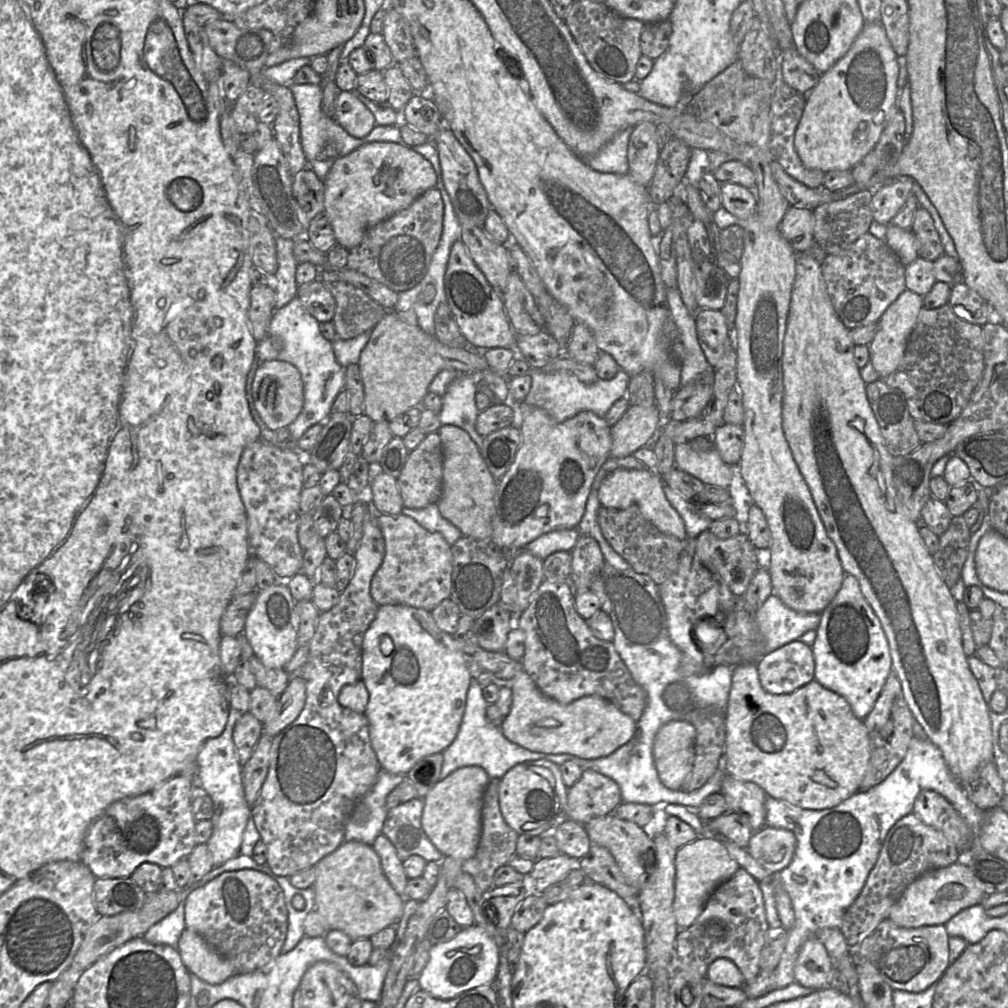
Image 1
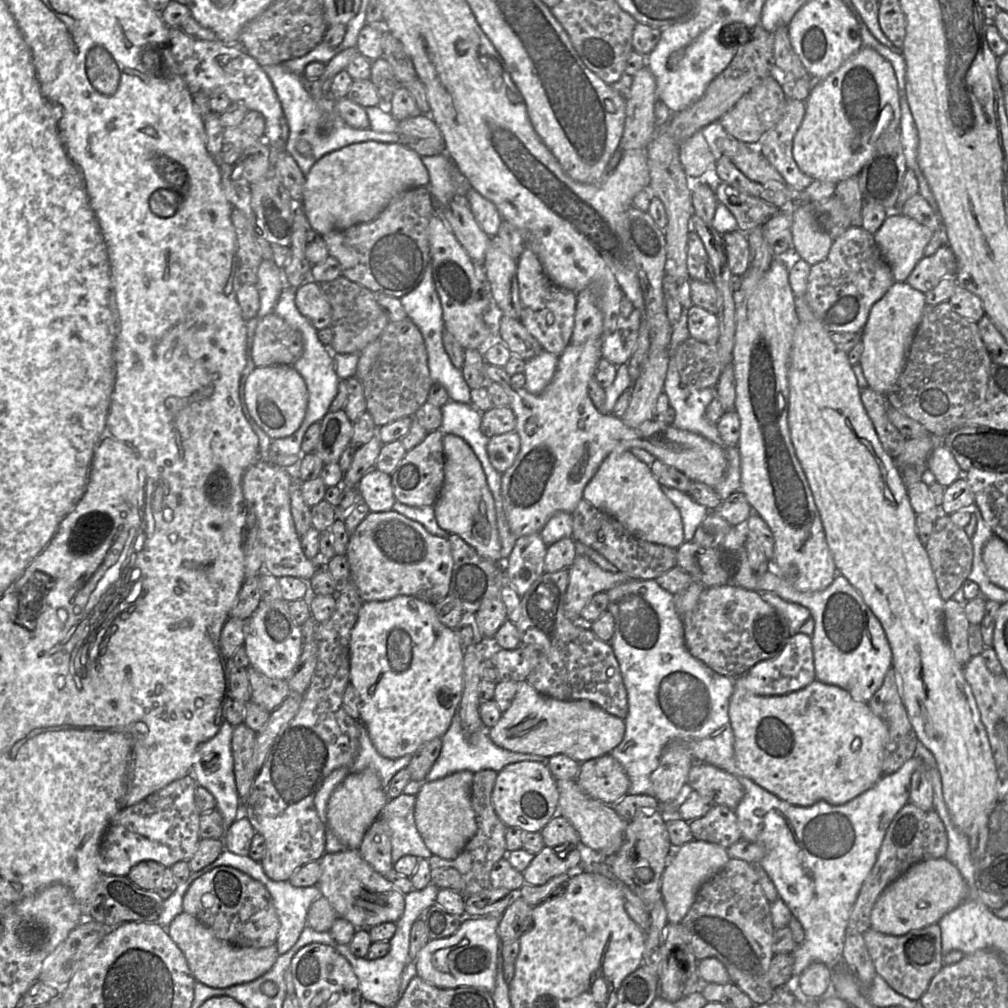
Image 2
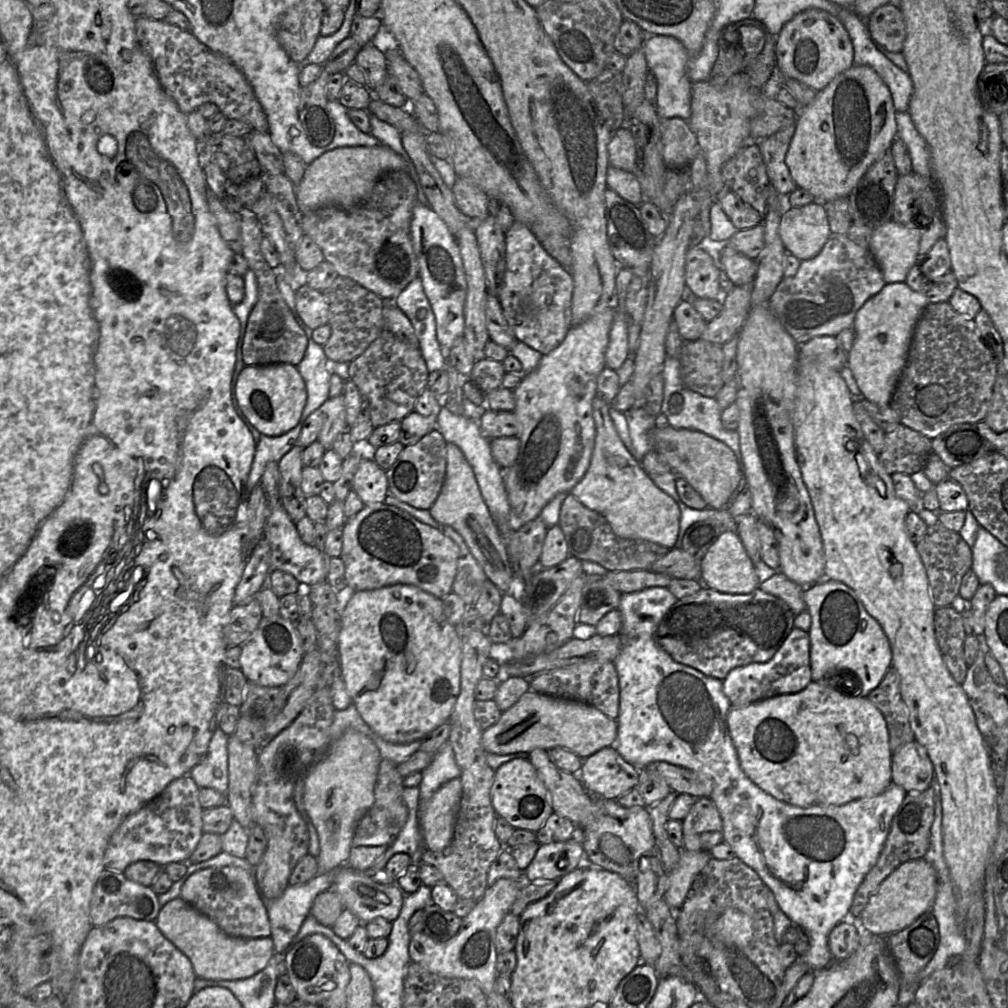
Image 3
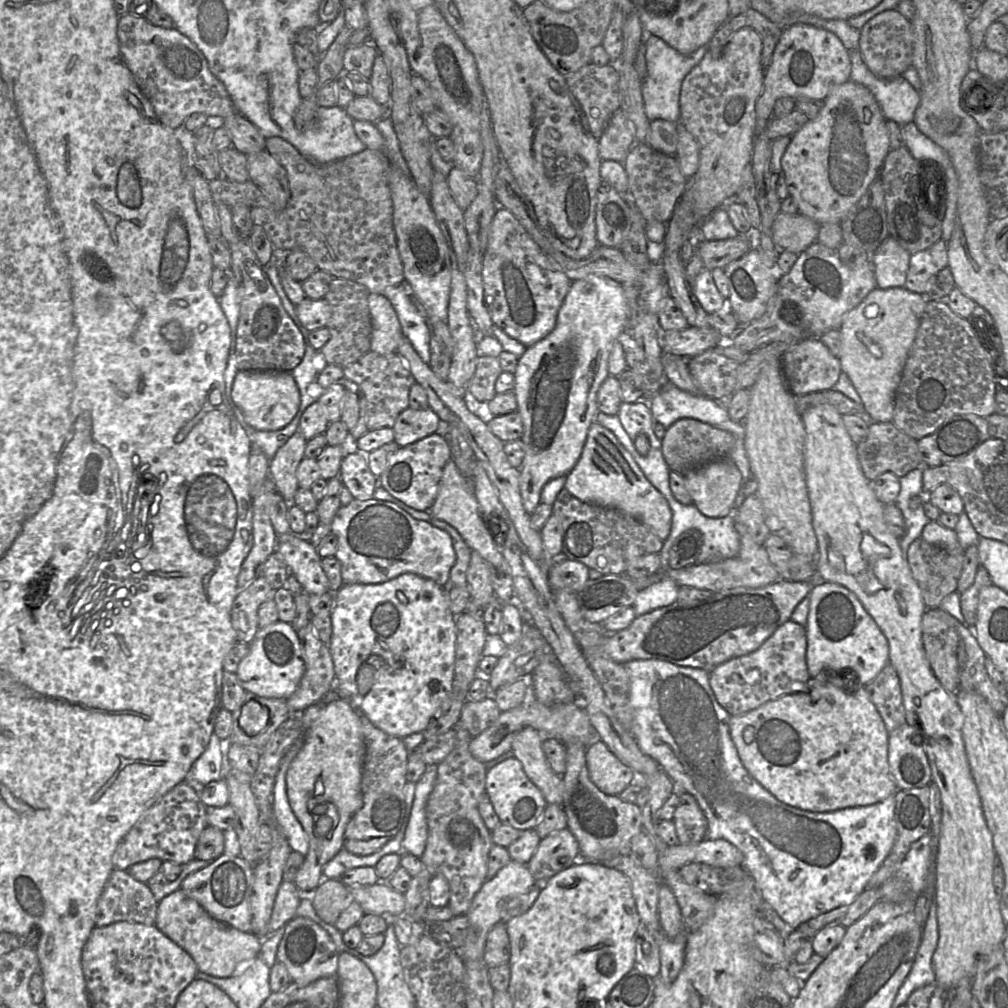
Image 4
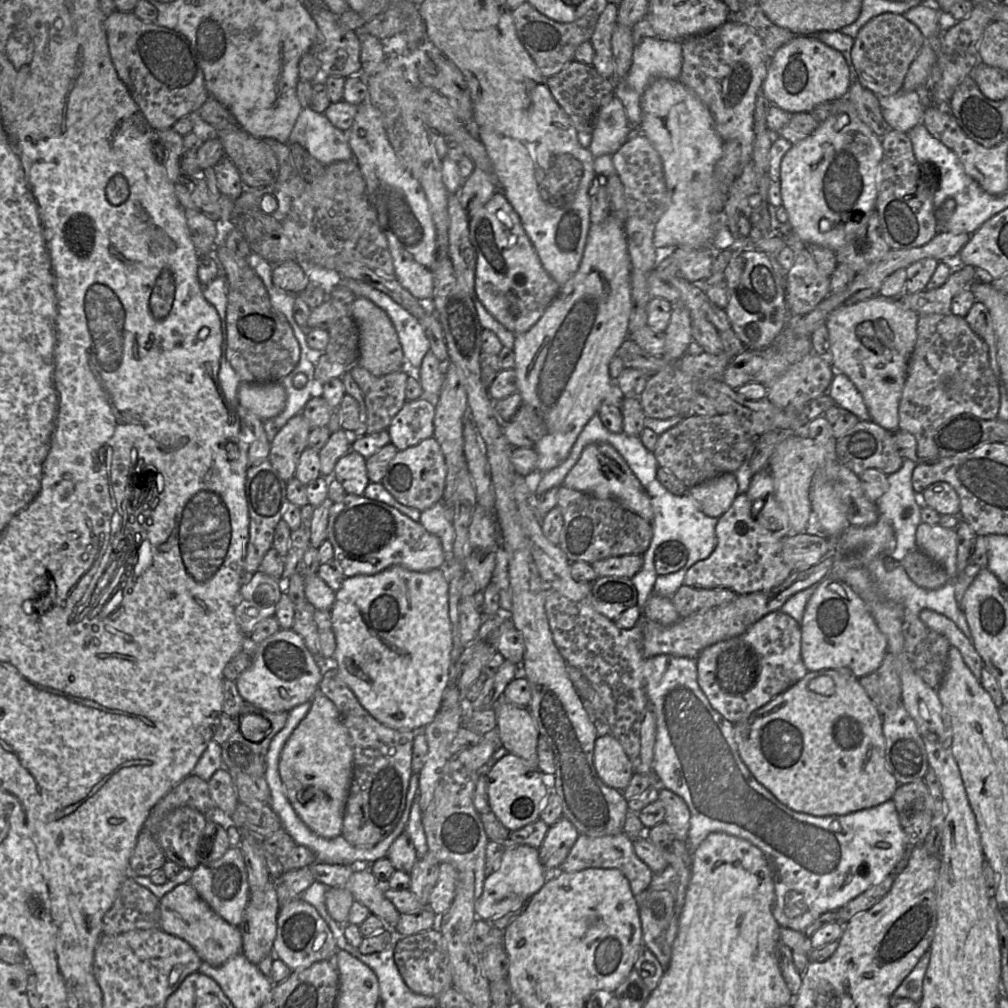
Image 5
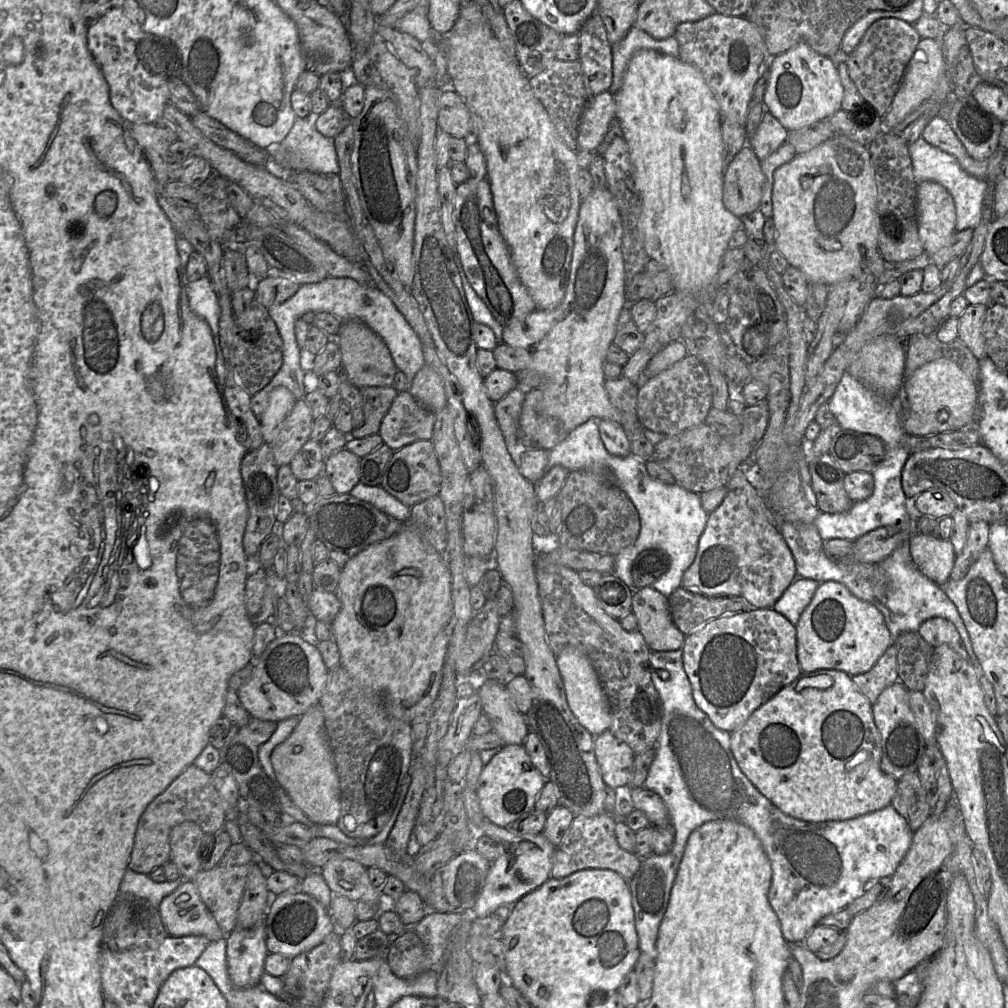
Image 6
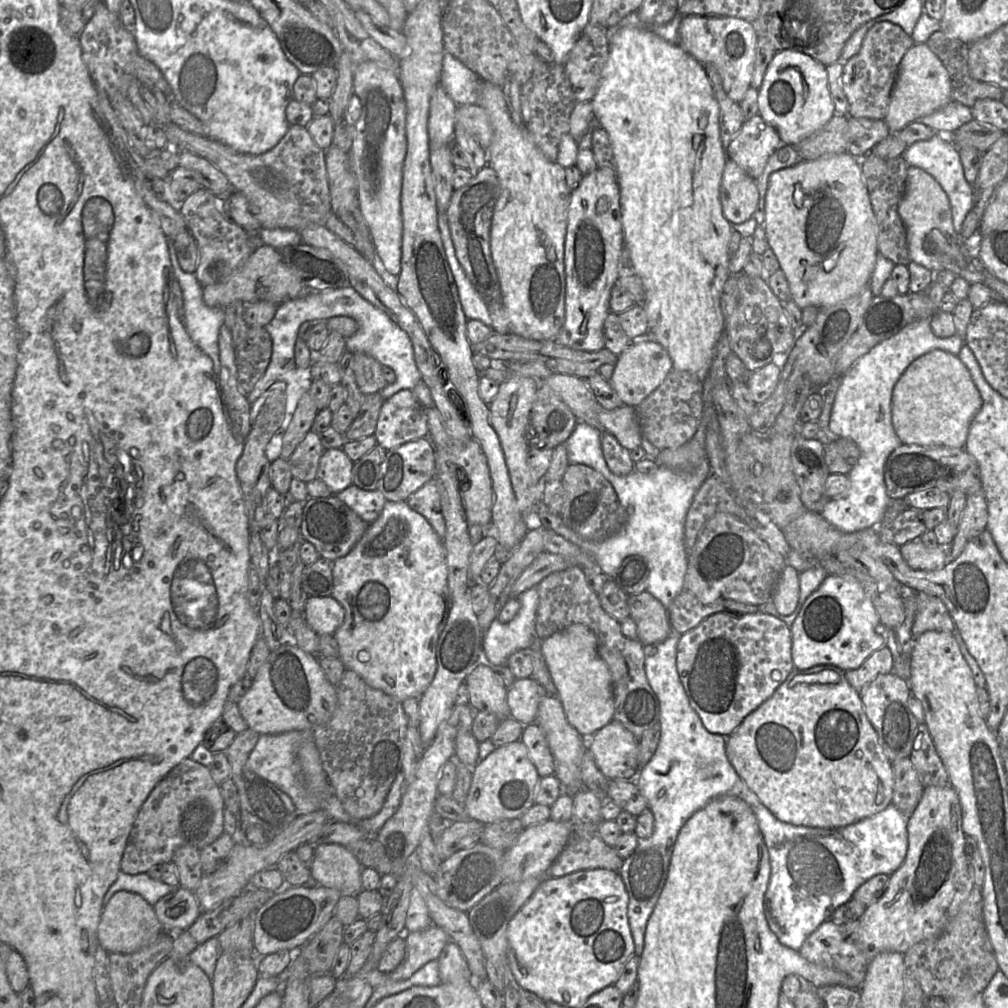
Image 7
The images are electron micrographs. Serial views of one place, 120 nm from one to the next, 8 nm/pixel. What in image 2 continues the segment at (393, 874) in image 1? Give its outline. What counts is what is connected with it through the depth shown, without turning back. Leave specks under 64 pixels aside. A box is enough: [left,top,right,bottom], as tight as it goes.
[357,816,393,875]

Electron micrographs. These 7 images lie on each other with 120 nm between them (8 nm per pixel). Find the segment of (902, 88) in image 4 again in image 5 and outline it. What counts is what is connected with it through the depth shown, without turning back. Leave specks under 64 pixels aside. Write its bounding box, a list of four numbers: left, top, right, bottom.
[878,89,925,134]

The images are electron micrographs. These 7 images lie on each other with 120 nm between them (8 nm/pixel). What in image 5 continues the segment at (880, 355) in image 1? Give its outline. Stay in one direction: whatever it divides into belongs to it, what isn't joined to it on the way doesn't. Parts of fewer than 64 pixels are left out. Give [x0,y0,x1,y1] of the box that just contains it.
[825,295,920,431]

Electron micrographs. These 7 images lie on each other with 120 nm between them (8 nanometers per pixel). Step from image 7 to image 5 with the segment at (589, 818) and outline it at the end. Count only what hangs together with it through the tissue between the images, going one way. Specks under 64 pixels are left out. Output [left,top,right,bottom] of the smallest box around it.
[558,831,654,896]

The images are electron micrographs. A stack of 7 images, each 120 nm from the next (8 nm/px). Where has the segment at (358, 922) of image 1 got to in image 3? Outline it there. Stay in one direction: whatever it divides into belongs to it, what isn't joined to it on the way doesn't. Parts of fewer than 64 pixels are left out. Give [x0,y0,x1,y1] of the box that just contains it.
[332,864,405,924]

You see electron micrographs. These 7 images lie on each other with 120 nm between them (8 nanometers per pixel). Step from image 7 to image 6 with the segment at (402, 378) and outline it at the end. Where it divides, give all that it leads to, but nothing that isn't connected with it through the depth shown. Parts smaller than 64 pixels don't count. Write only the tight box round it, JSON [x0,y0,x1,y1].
[261,276,426,401]

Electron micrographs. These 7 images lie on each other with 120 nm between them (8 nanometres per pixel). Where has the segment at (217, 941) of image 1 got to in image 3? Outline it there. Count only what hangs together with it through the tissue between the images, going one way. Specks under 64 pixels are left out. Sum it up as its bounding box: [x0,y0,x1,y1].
[180,866,271,939]

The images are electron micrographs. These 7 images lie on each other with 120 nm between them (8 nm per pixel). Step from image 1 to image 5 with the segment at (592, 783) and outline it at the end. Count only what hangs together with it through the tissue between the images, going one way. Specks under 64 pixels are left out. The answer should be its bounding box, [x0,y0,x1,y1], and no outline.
[594,733,635,792]

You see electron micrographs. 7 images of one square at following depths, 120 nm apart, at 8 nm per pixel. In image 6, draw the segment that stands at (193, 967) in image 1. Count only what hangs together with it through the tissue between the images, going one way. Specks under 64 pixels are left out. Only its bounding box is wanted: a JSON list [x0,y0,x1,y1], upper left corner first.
[157,880,226,942]

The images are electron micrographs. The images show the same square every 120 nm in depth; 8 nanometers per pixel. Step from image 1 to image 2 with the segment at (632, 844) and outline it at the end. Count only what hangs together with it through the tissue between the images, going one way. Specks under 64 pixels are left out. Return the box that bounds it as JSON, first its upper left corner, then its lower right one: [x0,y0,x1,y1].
[556,780,627,856]

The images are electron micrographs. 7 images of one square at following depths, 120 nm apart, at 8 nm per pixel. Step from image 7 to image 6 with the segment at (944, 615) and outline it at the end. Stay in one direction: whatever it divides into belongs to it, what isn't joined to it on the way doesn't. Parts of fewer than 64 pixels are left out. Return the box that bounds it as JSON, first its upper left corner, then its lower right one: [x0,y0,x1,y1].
[918,617,969,660]

